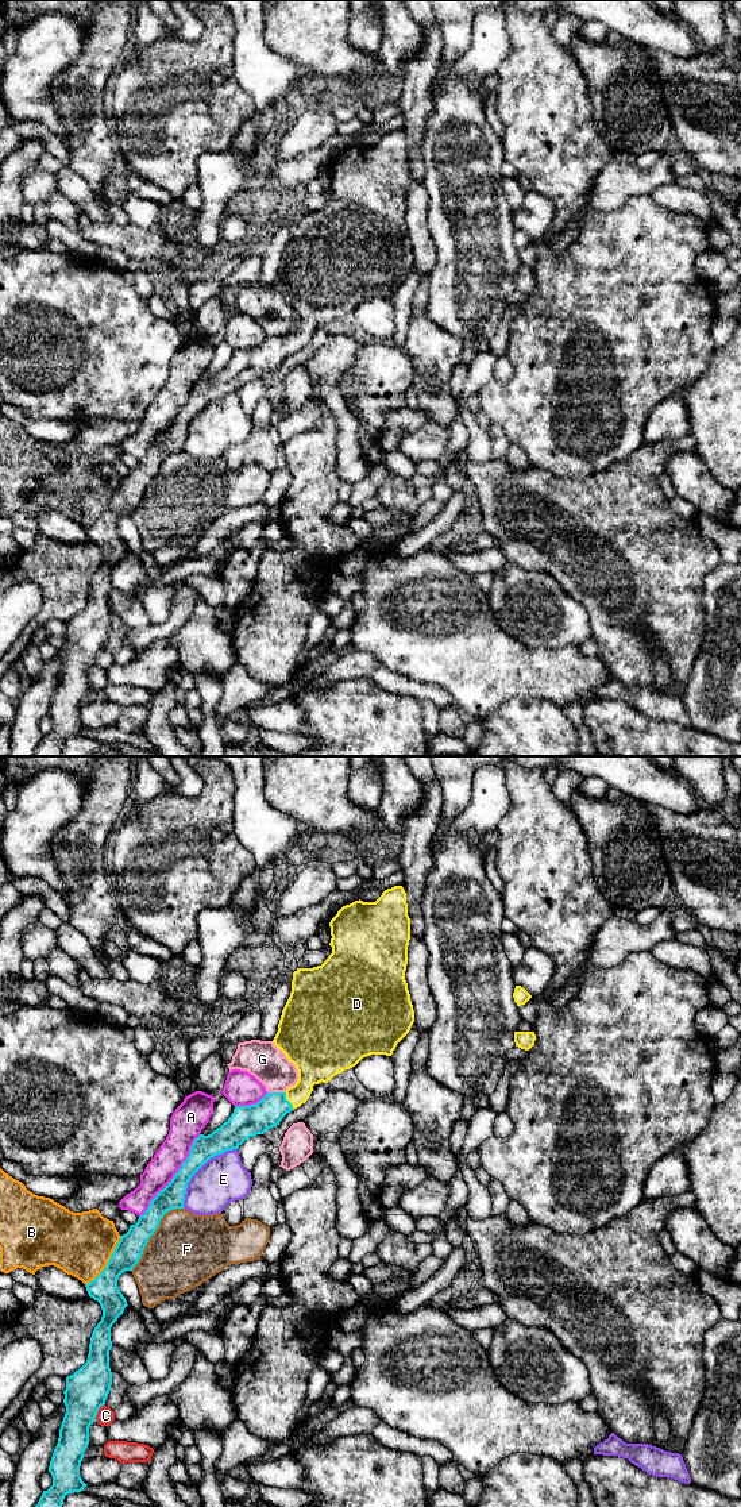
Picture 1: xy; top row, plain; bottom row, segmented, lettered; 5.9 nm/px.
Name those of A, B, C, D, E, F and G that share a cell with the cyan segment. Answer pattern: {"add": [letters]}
{"add": ["D"]}

